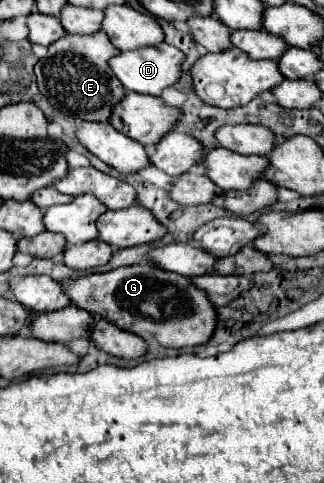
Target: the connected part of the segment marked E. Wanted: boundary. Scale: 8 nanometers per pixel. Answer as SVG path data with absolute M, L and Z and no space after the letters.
M99 30L95 34L89 34L89 36L67 34L65 38L61 38L55 44L49 46L49 56L45 60L39 60L35 64L39 90L51 102L51 106L59 112L65 112L69 116L77 116L77 118L87 120L87 122L109 122L115 104L119 104L125 96L123 84L119 82L119 78L113 74L113 70L109 66L109 58L113 58L117 54L119 54L119 48L115 48L111 44L109 36L103 30Z

